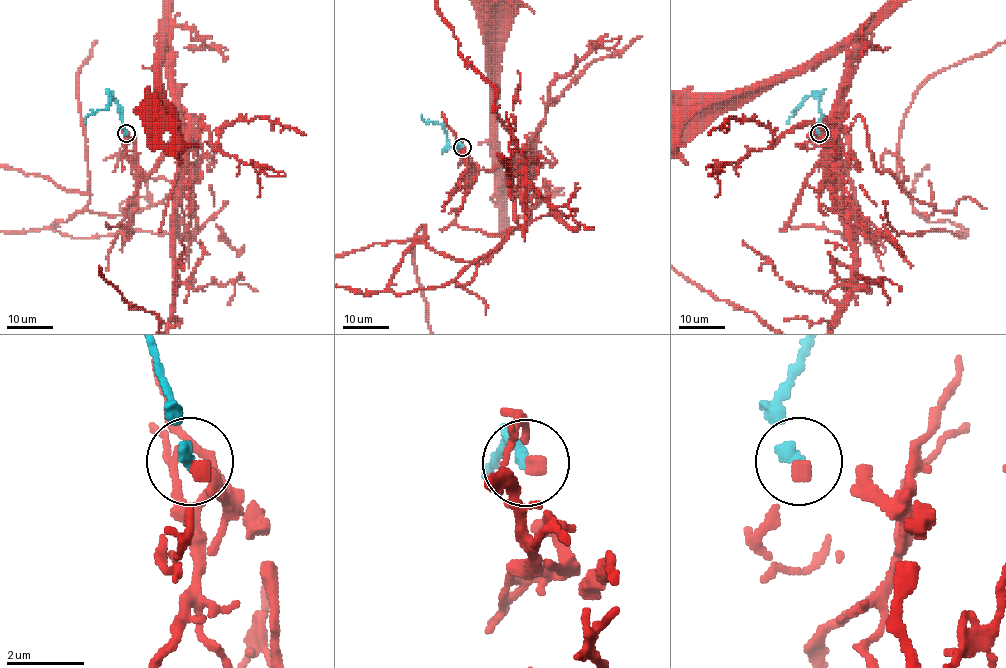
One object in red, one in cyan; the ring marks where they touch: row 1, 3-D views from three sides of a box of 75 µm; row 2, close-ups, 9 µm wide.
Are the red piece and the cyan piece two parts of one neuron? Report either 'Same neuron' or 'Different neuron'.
Same neuron

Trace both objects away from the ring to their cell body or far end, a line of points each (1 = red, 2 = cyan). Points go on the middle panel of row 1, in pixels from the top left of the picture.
1: (462, 147), (463, 156), (478, 168), (512, 163), (508, 177), (502, 180), (499, 151)
2: (462, 147), (453, 147), (440, 123), (424, 122), (421, 115)

